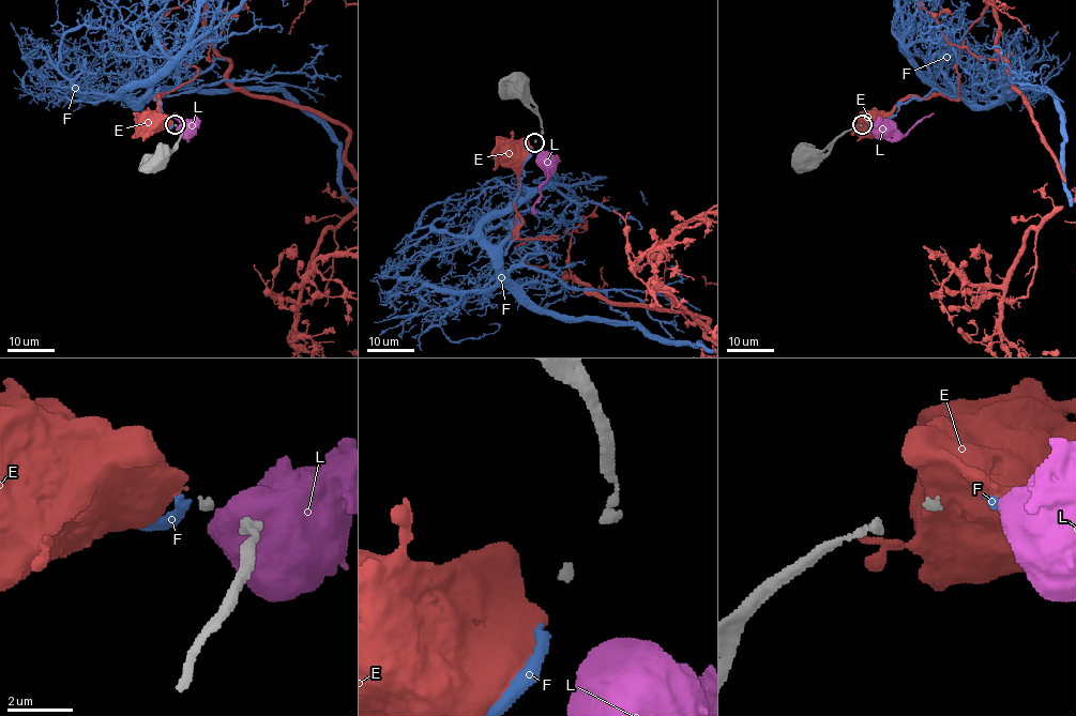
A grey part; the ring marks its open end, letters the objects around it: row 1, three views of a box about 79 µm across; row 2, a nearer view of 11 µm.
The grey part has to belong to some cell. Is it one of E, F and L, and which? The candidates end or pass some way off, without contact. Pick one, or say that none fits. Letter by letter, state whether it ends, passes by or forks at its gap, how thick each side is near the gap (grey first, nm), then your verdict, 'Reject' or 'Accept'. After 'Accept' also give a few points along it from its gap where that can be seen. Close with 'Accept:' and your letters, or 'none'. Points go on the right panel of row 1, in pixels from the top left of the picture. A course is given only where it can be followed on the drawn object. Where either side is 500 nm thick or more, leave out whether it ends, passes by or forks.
E: Thickness 240 nm (grey) against 600 nm. Reject
F: It ends there. Thickness 240 nm (grey) against 280 nm. Accept
L: Thickness 240 nm (grey) against 700 nm. Reject
Accept: F

